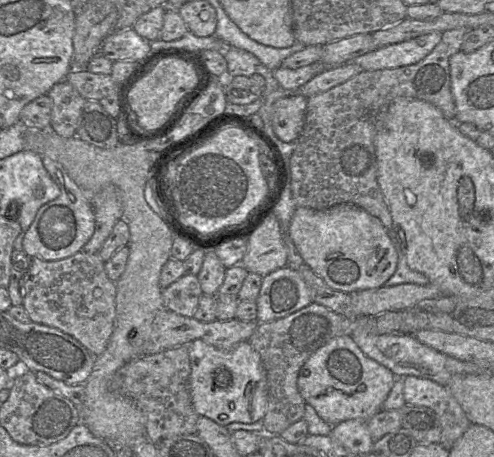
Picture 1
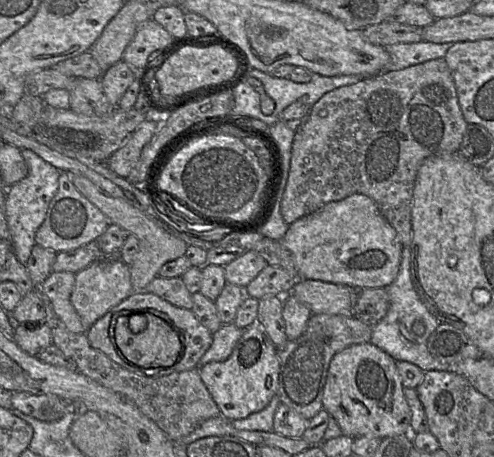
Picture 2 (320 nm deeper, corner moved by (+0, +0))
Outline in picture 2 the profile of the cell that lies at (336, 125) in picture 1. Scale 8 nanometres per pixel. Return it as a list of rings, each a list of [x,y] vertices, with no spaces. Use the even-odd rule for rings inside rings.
[[[444,58],[429,60],[401,70],[388,71],[371,78],[363,78],[357,83],[329,91],[312,105],[308,115],[301,123],[294,124],[298,124],[298,127],[295,131],[295,137],[292,144],[290,170],[281,202],[281,214],[285,222],[290,225],[296,220],[318,211],[327,203],[342,200],[352,194],[363,194],[376,203],[380,213],[396,230],[402,247],[410,247],[412,242],[411,207],[413,189],[420,165],[425,159],[432,156],[458,153],[463,135],[467,128],[467,122],[463,117],[458,102],[458,96],[451,71]]]

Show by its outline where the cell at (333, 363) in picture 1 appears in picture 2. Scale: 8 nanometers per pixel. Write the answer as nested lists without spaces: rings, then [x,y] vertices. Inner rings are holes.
[[[371,342],[350,345],[335,354],[329,364],[322,397],[323,409],[336,420],[342,434],[352,438],[384,439],[401,434],[410,434],[412,413],[403,389],[396,361],[389,354]]]

